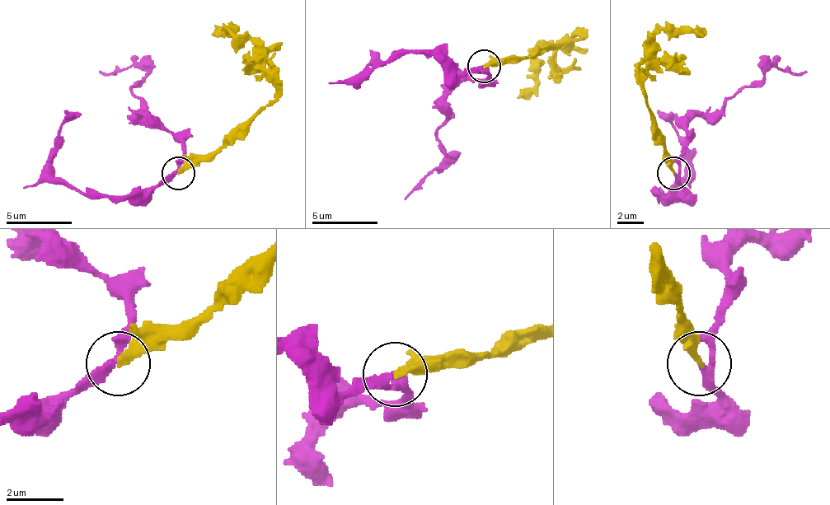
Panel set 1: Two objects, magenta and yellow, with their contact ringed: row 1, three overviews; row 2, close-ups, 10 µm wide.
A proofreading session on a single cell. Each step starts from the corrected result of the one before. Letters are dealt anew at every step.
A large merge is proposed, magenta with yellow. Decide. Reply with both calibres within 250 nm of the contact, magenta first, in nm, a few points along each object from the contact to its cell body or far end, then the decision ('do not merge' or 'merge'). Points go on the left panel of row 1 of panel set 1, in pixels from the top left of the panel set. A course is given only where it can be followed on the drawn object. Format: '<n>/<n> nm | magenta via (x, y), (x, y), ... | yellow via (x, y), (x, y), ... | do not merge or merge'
200/280 nm | magenta via (175, 174), (179, 170), (182, 144), (143, 114), (133, 87), (146, 74), (136, 67), (100, 71) | yellow via (179, 174), (212, 161), (274, 97), (274, 71), (248, 41), (235, 38), (228, 28), (212, 35) | merge

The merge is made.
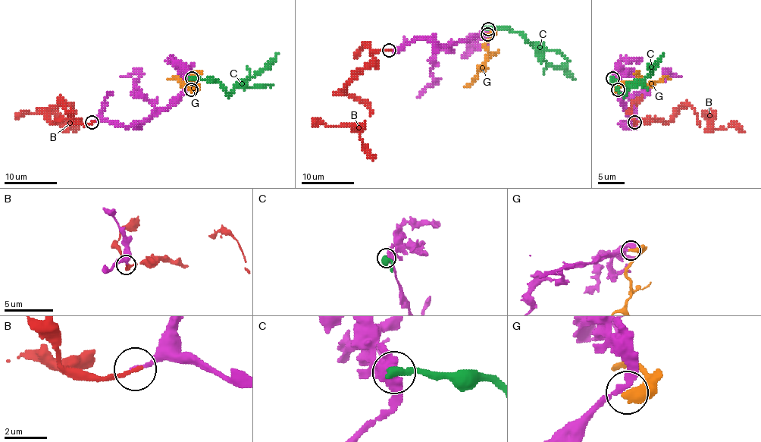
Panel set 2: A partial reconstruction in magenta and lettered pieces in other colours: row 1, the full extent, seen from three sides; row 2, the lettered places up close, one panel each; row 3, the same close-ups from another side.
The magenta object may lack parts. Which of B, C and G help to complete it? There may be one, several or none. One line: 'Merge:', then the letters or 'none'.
Merge: B

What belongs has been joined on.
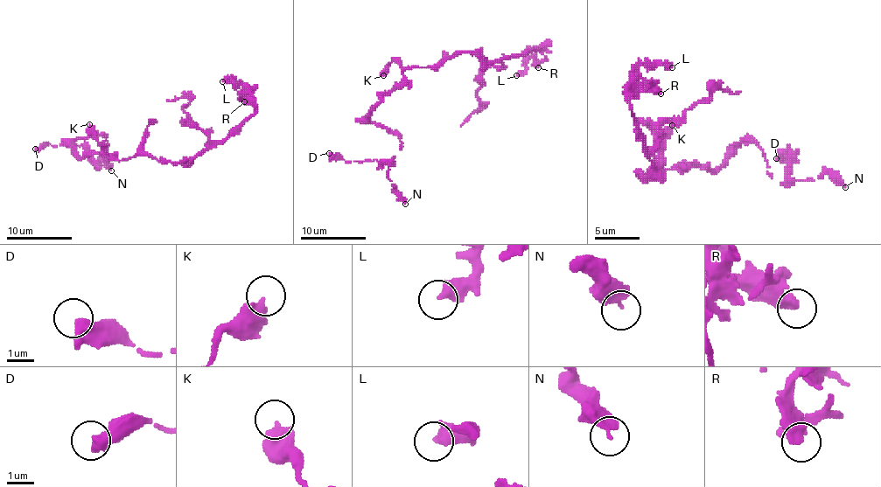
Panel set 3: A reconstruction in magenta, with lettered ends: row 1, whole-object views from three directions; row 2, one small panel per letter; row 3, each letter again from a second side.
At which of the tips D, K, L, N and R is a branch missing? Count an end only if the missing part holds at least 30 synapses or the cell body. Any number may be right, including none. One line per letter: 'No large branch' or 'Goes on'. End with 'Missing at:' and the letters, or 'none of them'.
D: No large branch
K: No large branch
L: No large branch
N: No large branch
R: No large branch
Missing at: none of them

